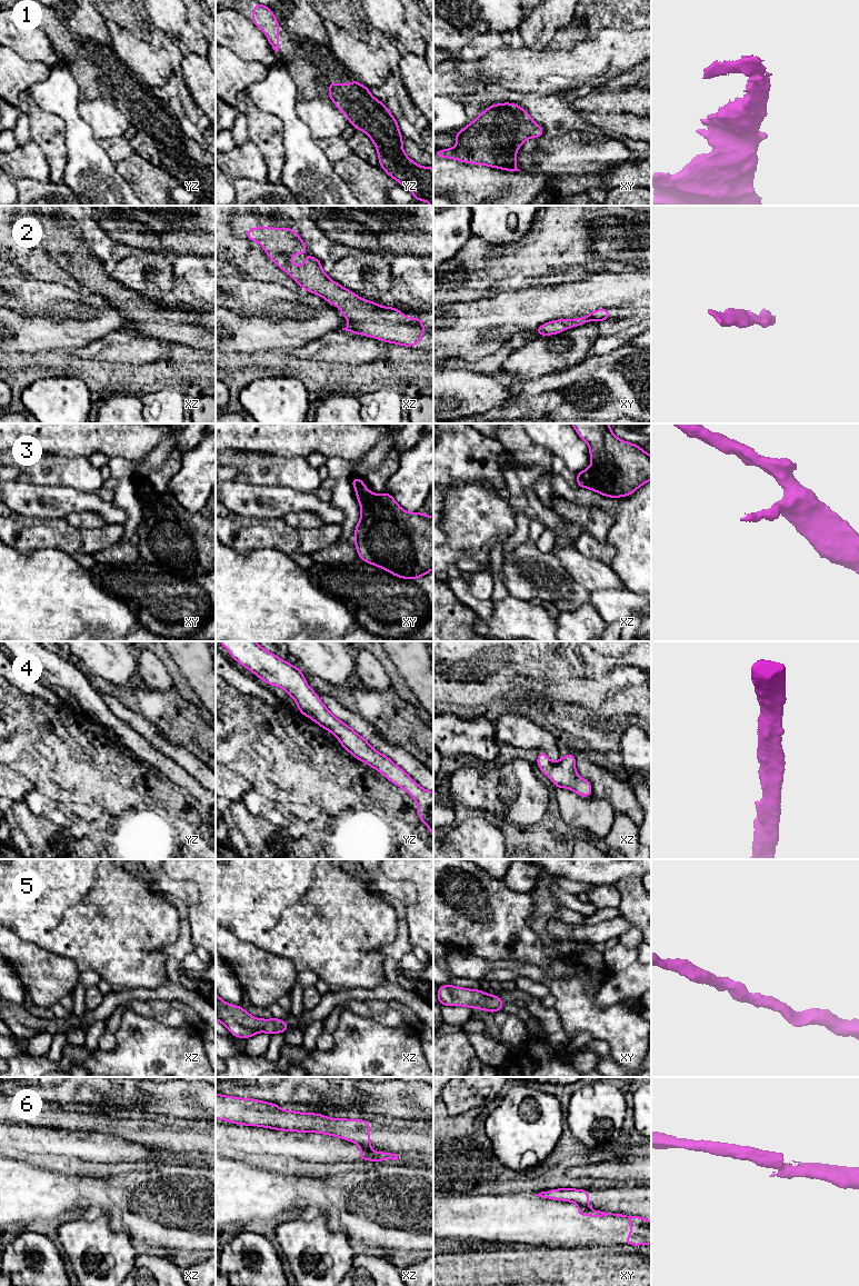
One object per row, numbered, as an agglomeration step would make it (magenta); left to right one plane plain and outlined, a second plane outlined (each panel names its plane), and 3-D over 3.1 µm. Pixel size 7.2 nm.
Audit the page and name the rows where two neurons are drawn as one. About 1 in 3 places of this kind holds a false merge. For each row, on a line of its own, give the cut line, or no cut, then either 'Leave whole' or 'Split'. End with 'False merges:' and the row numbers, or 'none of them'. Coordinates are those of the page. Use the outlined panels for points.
1: No split. Leave whole
2: No split. Leave whole
3: No split. Leave whole
4: No split. Leave whole
5: No split. Leave whole
6: Split along xz (360, 1145), (370, 1149). Split
False merges: 6

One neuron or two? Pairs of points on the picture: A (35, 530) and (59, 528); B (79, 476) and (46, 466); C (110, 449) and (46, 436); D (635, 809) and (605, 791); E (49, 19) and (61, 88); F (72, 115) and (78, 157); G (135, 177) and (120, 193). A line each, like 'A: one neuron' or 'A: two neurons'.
A: one neuron
B: one neuron
C: one neuron
D: one neuron
E: two neurons
F: one neuron
G: two neurons

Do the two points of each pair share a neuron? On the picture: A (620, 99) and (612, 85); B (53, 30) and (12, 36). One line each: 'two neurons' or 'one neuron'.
A: two neurons
B: two neurons

